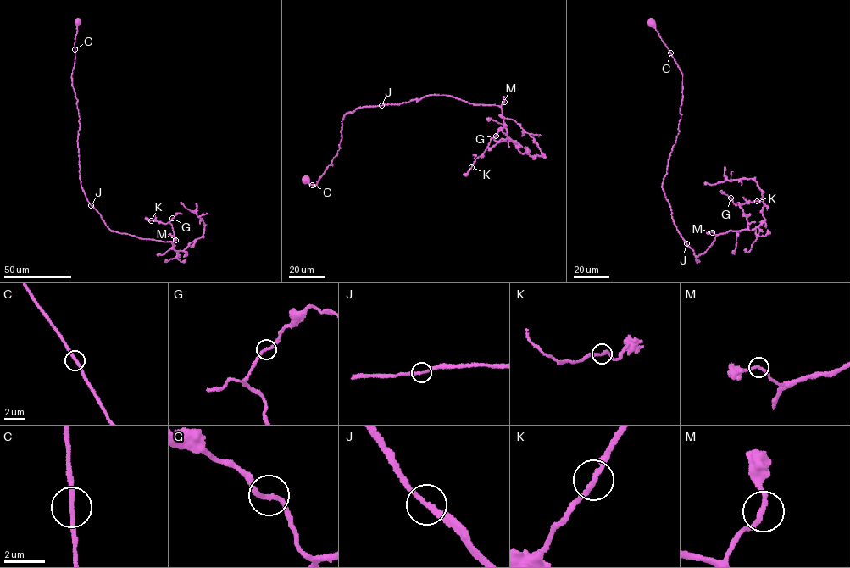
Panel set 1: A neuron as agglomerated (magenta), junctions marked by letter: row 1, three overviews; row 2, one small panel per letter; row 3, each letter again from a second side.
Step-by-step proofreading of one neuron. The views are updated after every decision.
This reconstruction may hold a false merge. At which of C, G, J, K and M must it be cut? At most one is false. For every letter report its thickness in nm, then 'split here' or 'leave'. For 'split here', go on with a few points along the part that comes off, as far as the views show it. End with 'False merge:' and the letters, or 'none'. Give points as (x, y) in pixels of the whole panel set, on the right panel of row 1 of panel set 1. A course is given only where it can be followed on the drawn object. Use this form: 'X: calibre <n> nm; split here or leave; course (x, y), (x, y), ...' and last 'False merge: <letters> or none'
C: calibre 220 nm; leave
G: calibre 200 nm; leave
J: calibre 200 nm; leave
K: calibre 200 nm; leave
M: calibre 200 nm; leave
False merge: none

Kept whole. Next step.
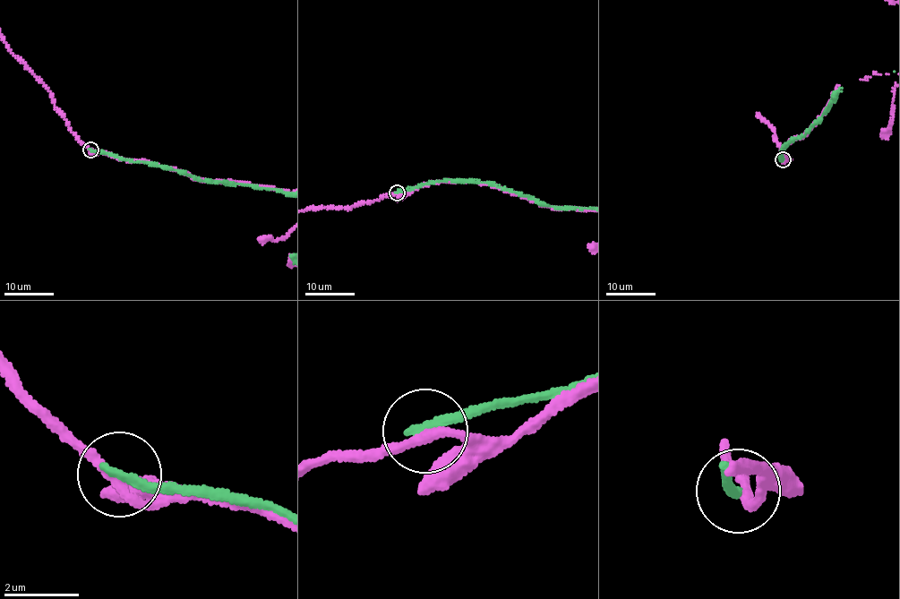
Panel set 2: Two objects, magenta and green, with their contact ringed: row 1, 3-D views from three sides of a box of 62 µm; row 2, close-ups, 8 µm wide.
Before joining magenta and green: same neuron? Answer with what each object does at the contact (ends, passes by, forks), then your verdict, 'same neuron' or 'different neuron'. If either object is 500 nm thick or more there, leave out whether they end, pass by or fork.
magenta passes by | green ends | different neuron

